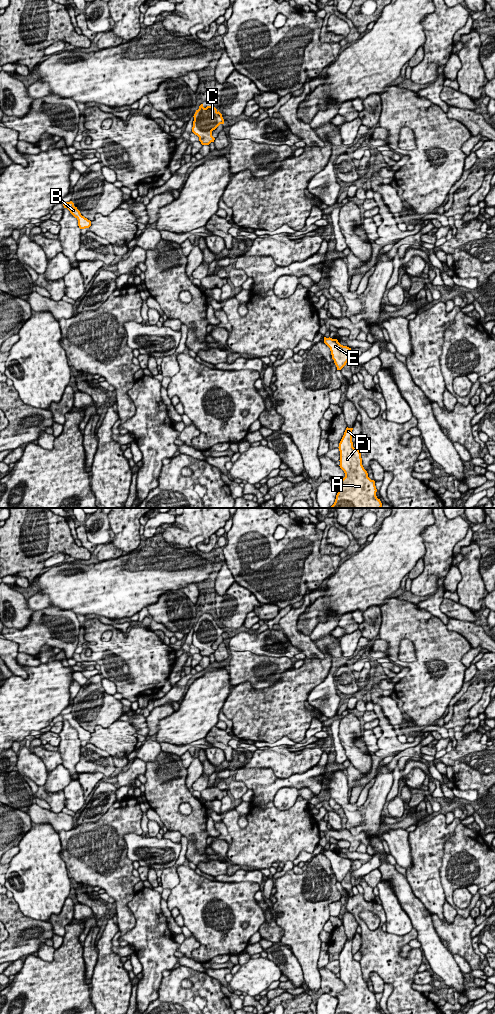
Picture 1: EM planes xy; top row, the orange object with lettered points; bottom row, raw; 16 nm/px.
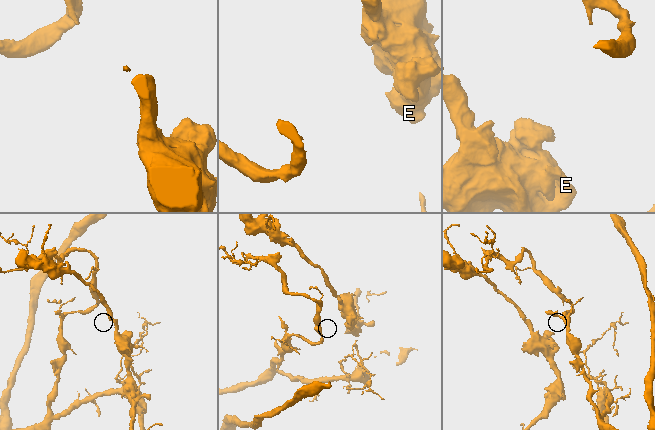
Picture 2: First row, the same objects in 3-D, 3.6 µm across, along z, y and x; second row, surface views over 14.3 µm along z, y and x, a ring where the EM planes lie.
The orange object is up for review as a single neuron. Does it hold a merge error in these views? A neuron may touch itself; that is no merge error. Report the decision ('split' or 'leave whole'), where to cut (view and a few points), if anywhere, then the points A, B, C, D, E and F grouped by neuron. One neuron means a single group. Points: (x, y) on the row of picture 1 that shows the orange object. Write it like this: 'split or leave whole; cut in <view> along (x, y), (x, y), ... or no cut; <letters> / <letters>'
leave whole; no cut; A B C D E F

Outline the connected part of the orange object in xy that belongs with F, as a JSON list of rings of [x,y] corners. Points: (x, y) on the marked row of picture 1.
[[[347,427],[339,443],[339,466],[345,477],[336,484],[338,493],[330,508],[381,508],[375,481],[368,477],[362,465],[360,450],[353,447],[352,430]]]

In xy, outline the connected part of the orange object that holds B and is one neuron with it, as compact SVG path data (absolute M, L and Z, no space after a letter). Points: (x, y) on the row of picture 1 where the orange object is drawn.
M72 201L63 204L64 208L67 208L70 213L78 220L78 226L80 229L89 228L91 226L91 221L81 215L77 207L74 206Z

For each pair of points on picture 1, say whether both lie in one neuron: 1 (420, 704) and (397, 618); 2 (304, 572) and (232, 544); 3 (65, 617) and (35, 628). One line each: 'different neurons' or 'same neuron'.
1: same neuron
2: same neuron
3: same neuron

